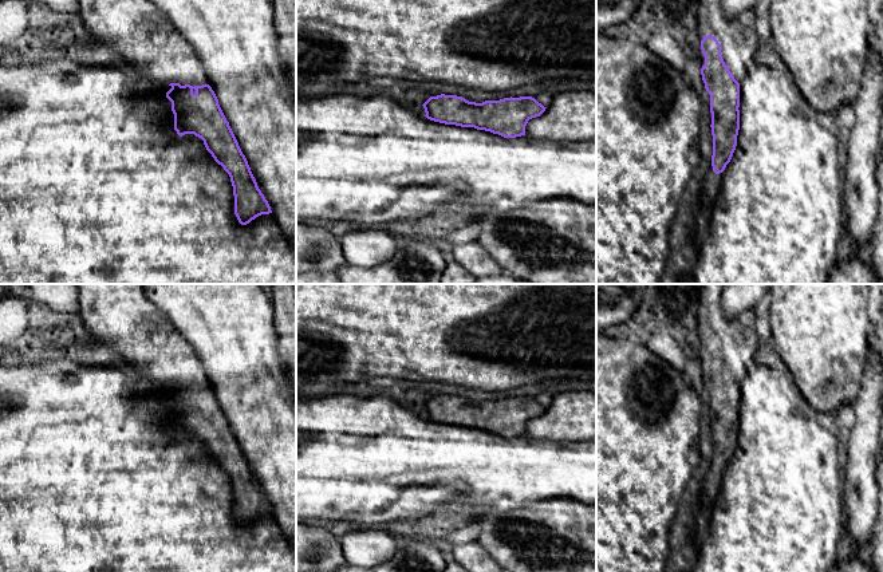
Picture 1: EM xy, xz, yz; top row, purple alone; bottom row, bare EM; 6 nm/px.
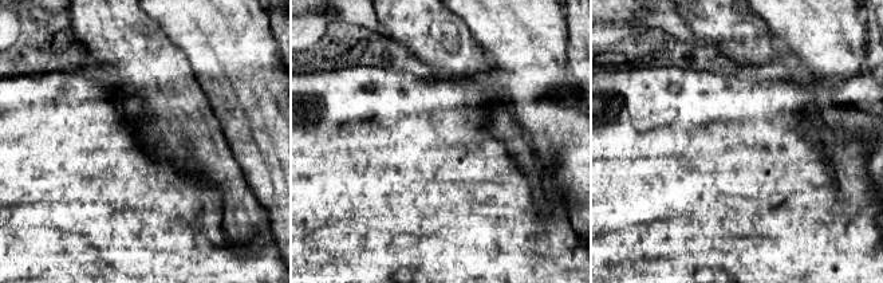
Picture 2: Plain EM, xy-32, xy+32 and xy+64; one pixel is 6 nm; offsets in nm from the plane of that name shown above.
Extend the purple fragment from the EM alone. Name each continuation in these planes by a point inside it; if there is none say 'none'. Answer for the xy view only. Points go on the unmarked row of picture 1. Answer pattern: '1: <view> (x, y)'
1: xy (121, 316)

